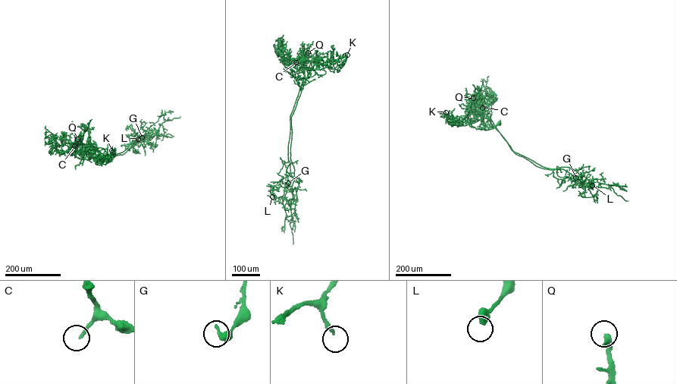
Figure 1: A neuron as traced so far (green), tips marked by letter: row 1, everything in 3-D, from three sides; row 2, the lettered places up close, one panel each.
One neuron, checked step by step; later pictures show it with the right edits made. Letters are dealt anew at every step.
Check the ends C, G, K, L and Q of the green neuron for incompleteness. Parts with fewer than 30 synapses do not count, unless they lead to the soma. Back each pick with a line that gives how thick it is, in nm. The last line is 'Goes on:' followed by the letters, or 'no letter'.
C: Thickness 170 nm
Q: Thickness 340 nm
Goes on: C, Q

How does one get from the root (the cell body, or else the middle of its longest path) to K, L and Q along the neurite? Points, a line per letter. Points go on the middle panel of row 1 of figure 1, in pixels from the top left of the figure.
K: (301, 88), (298, 80), (307, 77), (307, 70), (327, 67), (331, 59), (336, 61), (347, 55)
L: (301, 88), (298, 80), (305, 77), (290, 116), (289, 173), (283, 195), (277, 197), (272, 193), (272, 196)
Q: (301, 88), (298, 80), (305, 77), (303, 67), (308, 52)

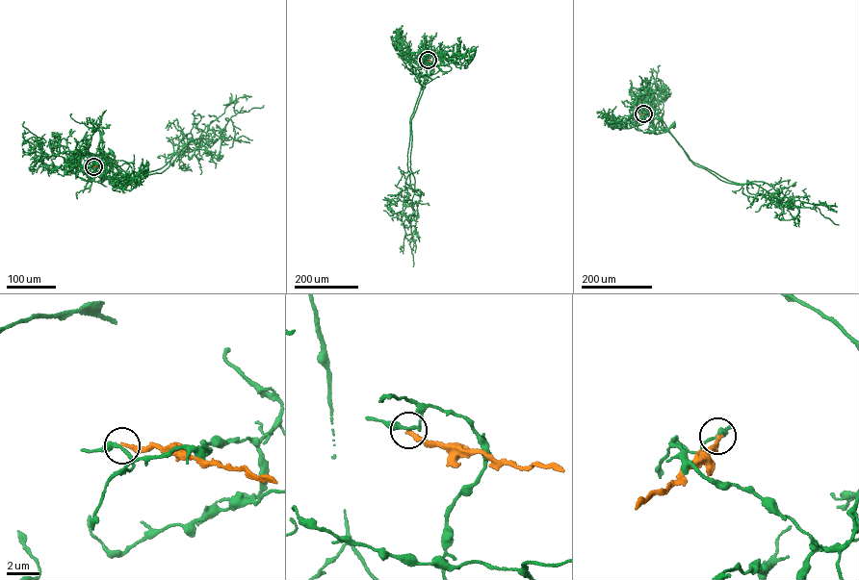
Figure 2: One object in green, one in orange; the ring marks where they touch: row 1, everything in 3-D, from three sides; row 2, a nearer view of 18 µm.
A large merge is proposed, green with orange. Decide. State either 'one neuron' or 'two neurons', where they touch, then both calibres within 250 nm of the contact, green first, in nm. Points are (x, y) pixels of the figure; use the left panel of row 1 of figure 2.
two neurons; at (93, 166); 280 nm thick on the green side, 240 nm on the other

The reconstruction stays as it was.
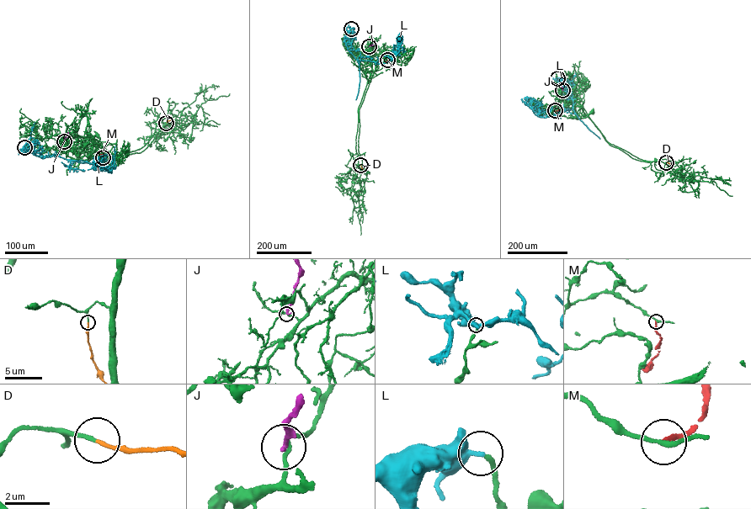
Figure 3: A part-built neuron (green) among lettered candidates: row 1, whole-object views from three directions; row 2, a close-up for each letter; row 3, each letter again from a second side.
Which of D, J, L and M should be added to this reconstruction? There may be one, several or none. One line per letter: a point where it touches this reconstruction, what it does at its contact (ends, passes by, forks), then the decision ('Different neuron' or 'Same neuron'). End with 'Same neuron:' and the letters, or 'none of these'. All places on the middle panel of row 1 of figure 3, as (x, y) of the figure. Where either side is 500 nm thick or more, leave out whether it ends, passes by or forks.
D: Touches green at (360, 165). It ends there. Same neuron
J: Touches green at (369, 46). It ends there. Different neuron
L: Touches green at (351, 29). It ends there. Different neuron
M: Touches green at (387, 60). It ends there. Different neuron
Same neuron: D

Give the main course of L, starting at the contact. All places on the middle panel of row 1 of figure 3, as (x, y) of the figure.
L: (351, 29), (344, 39), (348, 50), (358, 60), (380, 64), (391, 60), (399, 50), (400, 37), (399, 51)

